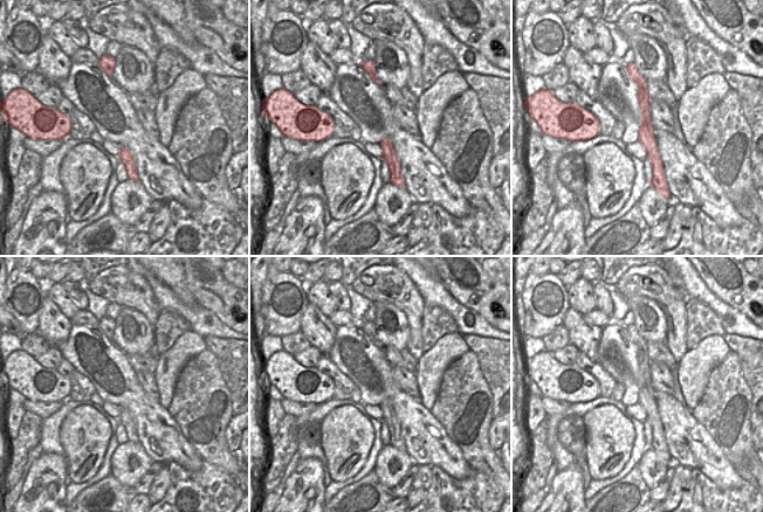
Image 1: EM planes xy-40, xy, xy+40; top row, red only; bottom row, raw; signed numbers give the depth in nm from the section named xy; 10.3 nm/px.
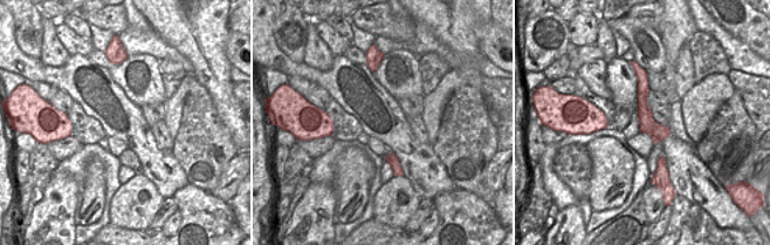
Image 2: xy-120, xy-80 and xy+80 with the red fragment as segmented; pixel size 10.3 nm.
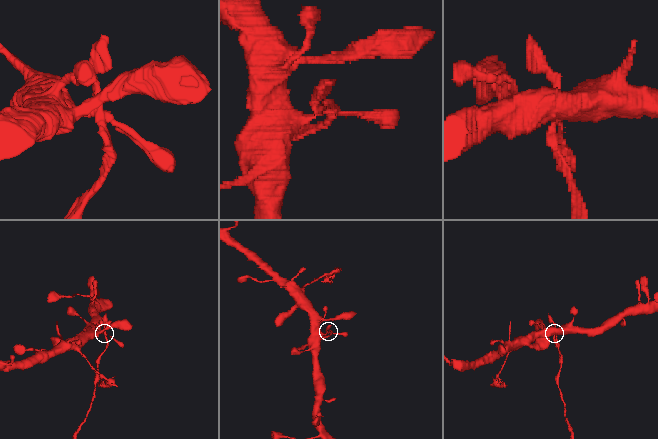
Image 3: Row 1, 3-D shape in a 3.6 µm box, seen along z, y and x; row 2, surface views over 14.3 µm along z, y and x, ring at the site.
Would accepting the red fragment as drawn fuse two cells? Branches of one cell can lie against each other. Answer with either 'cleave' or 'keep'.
cleave

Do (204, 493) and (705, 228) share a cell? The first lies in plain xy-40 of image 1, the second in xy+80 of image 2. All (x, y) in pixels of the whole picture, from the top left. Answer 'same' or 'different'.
same

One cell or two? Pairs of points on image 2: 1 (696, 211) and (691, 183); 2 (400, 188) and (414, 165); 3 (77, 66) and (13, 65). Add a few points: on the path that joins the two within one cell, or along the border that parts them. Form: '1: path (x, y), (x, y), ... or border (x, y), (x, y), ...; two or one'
1: border (692, 204), (698, 204), (716, 223); two
2: border (401, 175), (421, 198); two
3: path (61, 73), (40, 73), (29, 68); one

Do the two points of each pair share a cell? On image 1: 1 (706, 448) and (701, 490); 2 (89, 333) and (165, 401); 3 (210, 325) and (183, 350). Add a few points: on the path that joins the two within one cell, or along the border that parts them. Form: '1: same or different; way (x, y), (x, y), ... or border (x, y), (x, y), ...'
1: different; border (692, 468), (699, 469), (720, 489), (727, 488)
2: different; border (158, 402), (166, 409)
3: different; border (191, 330), (203, 338)

